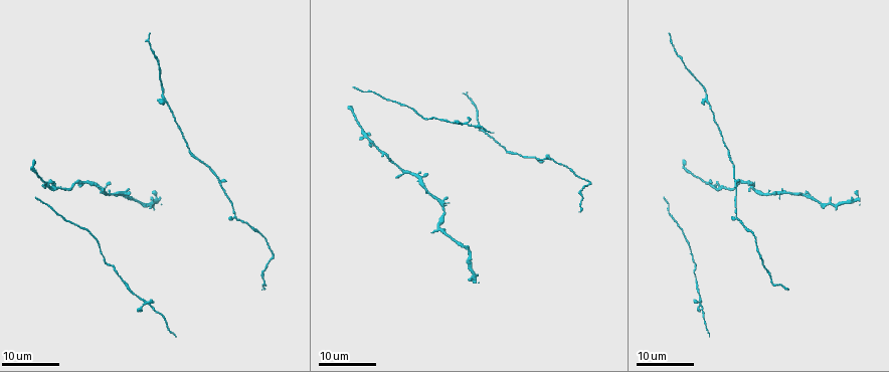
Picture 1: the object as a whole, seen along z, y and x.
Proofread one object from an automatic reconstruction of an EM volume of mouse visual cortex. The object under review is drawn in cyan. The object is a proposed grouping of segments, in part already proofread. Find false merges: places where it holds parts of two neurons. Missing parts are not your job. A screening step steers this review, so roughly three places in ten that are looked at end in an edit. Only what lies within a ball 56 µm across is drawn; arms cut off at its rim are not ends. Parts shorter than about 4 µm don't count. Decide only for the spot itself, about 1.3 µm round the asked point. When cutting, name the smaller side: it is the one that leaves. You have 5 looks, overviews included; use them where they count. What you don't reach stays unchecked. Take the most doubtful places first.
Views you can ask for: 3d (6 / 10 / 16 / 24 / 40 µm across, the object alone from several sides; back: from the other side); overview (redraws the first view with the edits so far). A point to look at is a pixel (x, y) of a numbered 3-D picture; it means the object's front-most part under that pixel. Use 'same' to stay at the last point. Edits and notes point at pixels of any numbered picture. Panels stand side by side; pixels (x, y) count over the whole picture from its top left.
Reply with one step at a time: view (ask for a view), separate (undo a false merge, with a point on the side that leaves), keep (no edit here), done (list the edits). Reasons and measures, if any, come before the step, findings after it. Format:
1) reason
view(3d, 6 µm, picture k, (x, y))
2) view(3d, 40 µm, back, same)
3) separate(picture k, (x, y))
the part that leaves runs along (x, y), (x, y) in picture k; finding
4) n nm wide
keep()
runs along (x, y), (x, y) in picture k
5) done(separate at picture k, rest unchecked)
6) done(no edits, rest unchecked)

view(3d, 24 µm, picture 1, (127, 191))

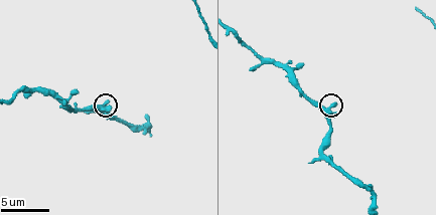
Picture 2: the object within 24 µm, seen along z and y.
closer look
view(3d, 6 µm, picture 2, (105, 108))

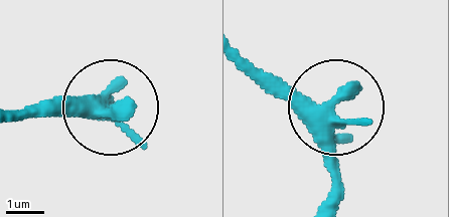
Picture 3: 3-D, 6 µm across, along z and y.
3 arms
keep()
runs along (240, 56), (332, 107), (335, 201) in picture 3; one neuron here

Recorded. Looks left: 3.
four-way junction
view(3d, 24 µm, picture 1, (150, 306))

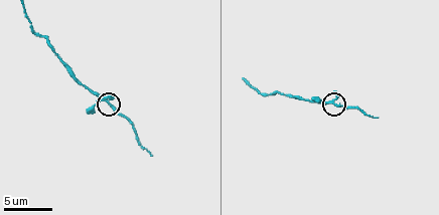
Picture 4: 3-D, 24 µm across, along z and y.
view(3d, 6 µm, picture 4, (333, 105))

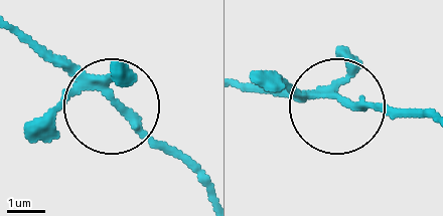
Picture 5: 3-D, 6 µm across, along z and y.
4 arms
keep()
all the same neuron

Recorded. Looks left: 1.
sudden change in width
view(3d, 6 µm, picture 4, (299, 97))

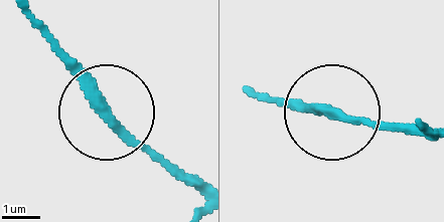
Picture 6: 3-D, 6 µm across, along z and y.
240 nm wide
keep()
runs along (249, 97), (406, 126) in picture 6; one neuron here

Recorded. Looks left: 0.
done(no edits, rest unchecked)

